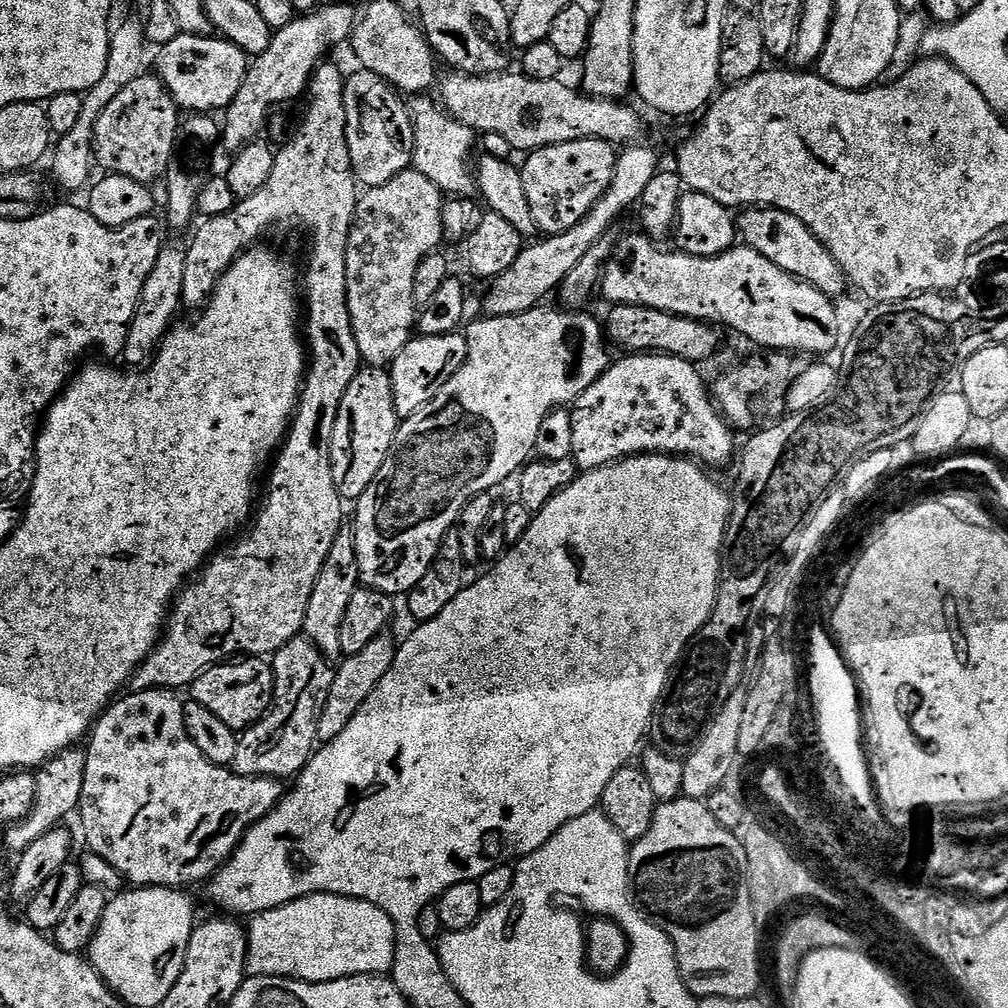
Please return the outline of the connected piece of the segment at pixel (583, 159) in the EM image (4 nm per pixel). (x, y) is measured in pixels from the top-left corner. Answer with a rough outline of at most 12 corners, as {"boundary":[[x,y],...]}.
{"boundary":[[562,142],[520,174],[537,229],[578,226],[616,173],[613,145]]}

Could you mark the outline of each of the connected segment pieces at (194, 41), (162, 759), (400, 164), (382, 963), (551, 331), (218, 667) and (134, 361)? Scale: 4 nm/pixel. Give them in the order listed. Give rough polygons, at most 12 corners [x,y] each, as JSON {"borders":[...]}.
{"borders":[[[181,34],[154,68],[177,109],[234,102],[250,56],[215,35]],[[175,691],[86,740],[88,843],[132,886],[211,881],[285,785],[210,762]],[[372,71],[345,77],[347,149],[363,187],[412,165],[403,97]],[[325,892],[259,913],[253,976],[391,973],[396,928]],[[601,321],[469,323],[354,504],[363,587],[400,598],[466,502],[608,369]],[[264,658],[213,664],[191,699],[234,730],[259,722],[276,694]],[[168,242],[138,294],[125,365],[147,365],[182,312],[187,247]]]}

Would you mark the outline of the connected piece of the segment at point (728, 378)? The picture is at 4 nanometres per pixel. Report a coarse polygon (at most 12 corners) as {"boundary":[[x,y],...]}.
{"boundary":[[769,351],[724,372],[716,407],[733,429],[757,427],[760,400],[800,377],[795,355]]}

